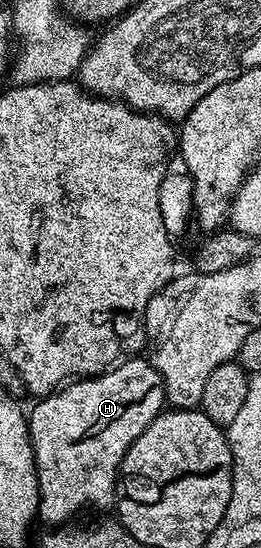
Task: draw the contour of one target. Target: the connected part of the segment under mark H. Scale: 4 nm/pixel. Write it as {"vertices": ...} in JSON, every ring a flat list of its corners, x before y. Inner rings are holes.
{"vertices":[[141,358,126,359,124,362,118,363,116,366,102,372,99,376,74,379,72,382,66,383,60,390,52,392,50,396,40,397,36,401,37,405,31,410,28,409,29,437,31,438,31,446,33,447,35,462,37,463,37,481,39,482,39,498,41,499,39,516,42,521,45,519,49,526,68,525,70,523,69,519,76,512,83,511,84,508,105,508,108,504,110,507,114,503,121,463,127,454,127,450,133,445,135,438,139,438,139,434,143,434,143,430,147,430,149,423,166,407,165,387,163,386,163,378,159,374,159,370,155,370,155,366,148,359,137,359]]}

